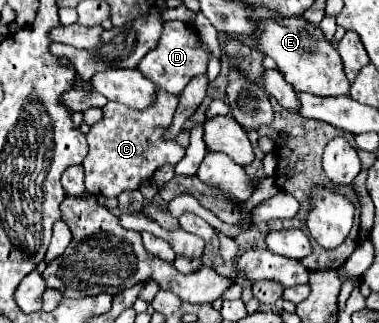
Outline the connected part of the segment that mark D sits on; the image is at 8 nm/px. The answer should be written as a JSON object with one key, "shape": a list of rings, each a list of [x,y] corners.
{"shape":[[[166,21],[158,45],[150,53],[146,53],[146,57],[138,63],[138,69],[146,77],[150,77],[156,85],[168,89],[170,93],[174,93],[174,95],[182,93],[182,89],[188,85],[188,81],[192,77],[202,75],[206,71],[206,63],[208,63],[208,55],[204,53],[196,34],[198,34],[197,31],[194,31],[194,27],[188,23]]]}

